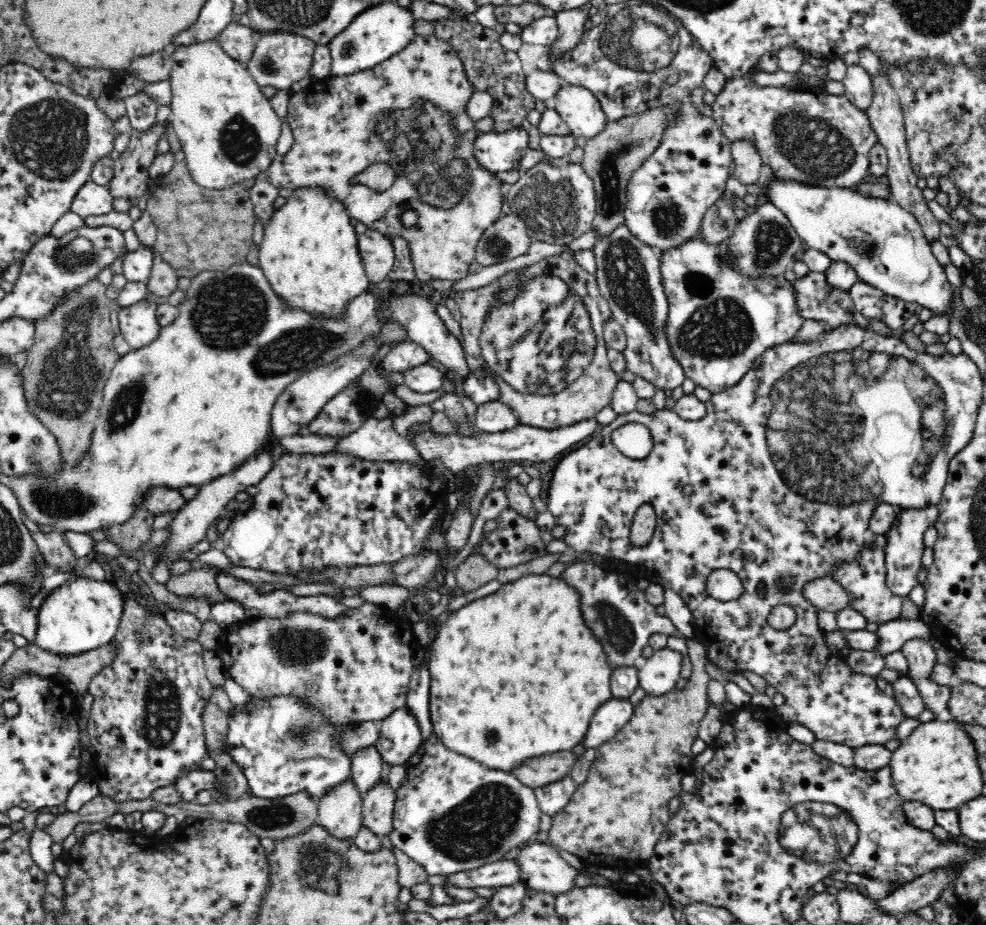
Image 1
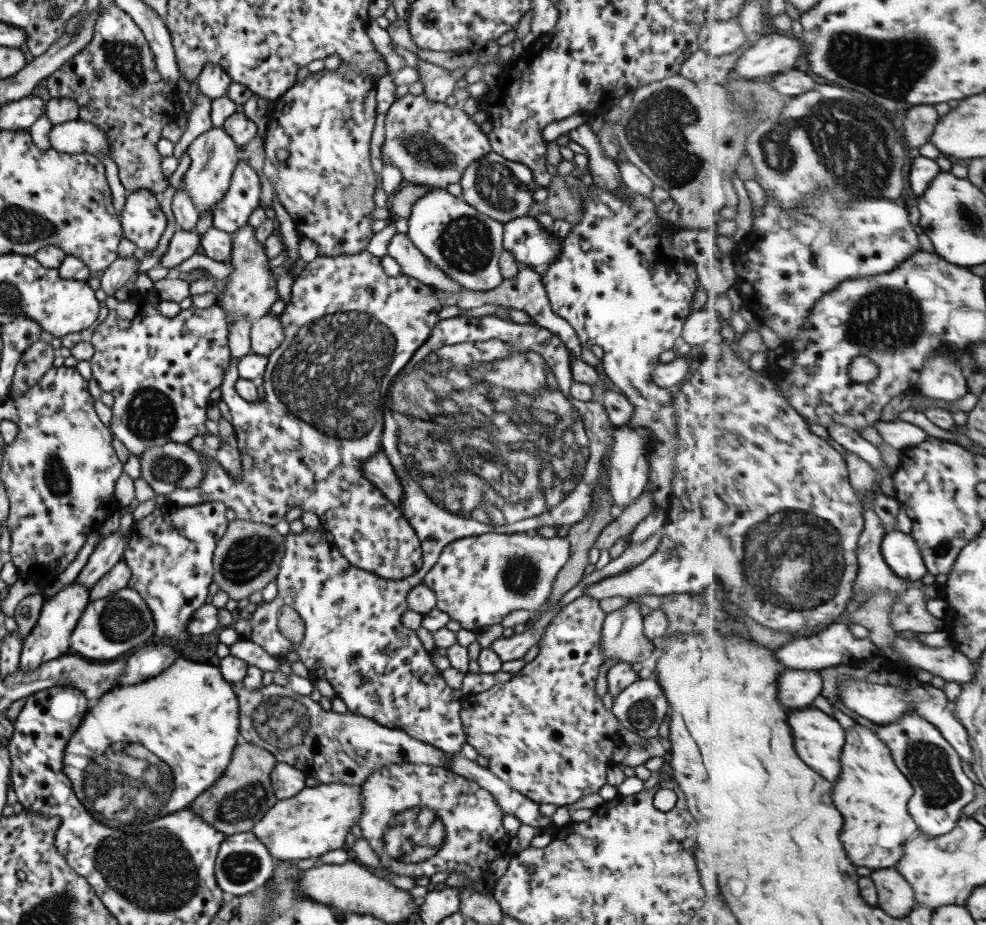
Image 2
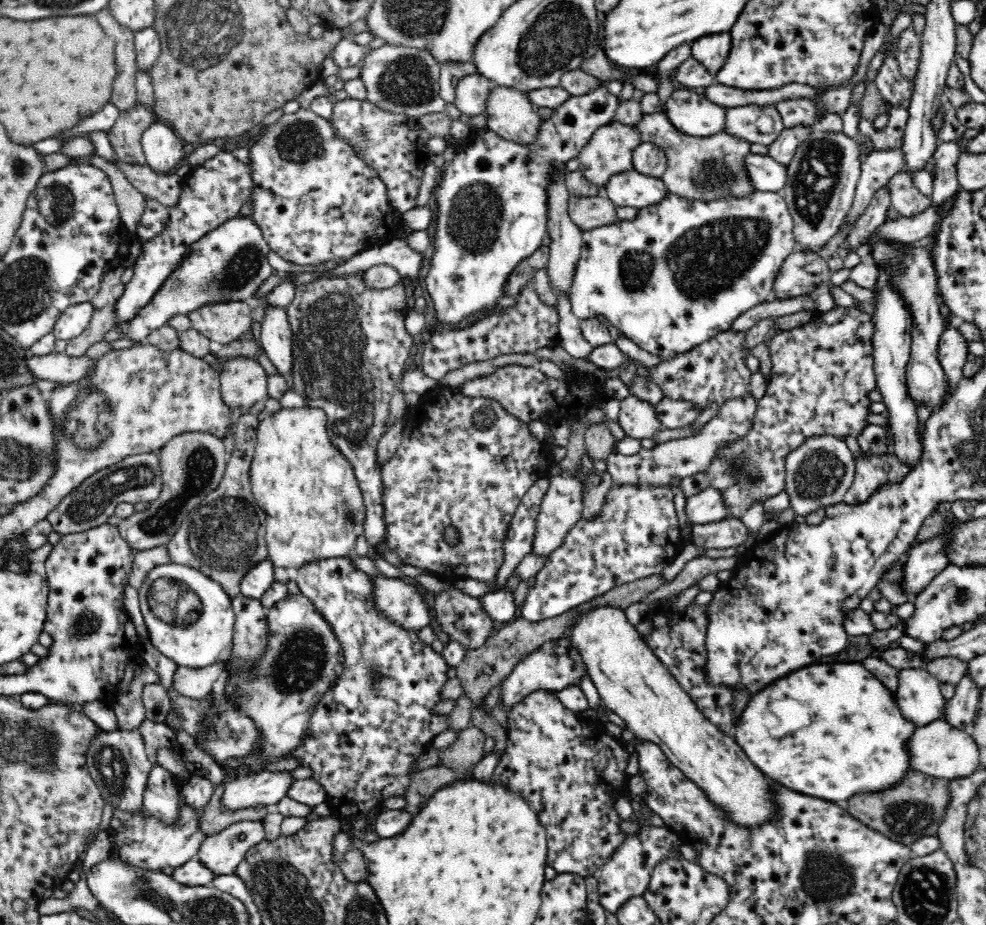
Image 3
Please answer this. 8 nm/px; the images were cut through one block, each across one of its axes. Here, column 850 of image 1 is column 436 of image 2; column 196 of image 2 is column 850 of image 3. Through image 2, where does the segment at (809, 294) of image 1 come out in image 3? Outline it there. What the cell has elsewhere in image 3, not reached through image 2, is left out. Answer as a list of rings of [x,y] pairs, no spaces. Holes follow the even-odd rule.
[[[892,451],[884,455],[863,452],[861,457],[855,457],[854,480],[843,501],[852,505],[865,503],[881,486],[901,483],[913,468]]]

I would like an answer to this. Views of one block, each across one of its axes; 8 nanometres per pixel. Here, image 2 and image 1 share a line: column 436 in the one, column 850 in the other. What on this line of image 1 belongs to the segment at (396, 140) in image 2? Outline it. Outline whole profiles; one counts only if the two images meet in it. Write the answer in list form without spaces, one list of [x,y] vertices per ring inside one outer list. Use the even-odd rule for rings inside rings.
[[[748,77],[727,79],[724,90],[711,106],[713,119],[732,141],[745,138],[756,146],[764,164],[768,164],[778,178],[787,178],[809,186],[856,190],[864,182],[874,182],[869,174],[869,154],[878,143],[877,134],[863,110],[848,97],[826,93],[824,87],[810,91],[792,91],[787,86],[758,86]]]

